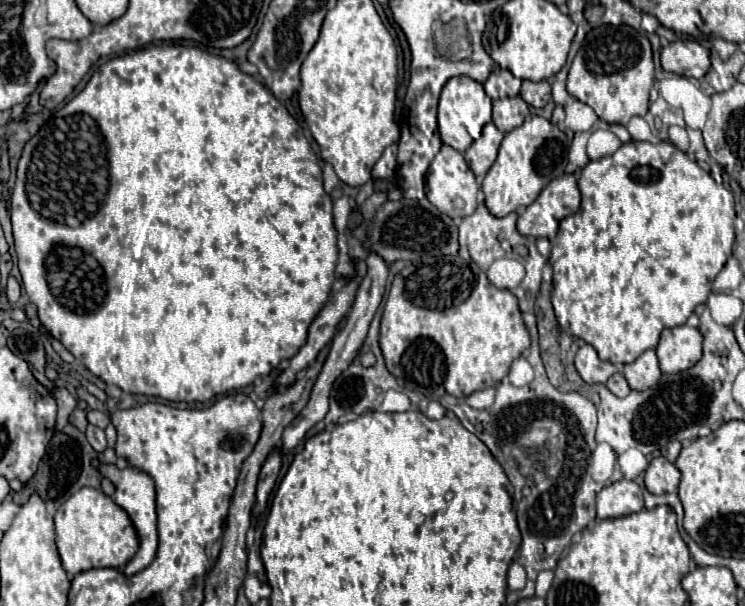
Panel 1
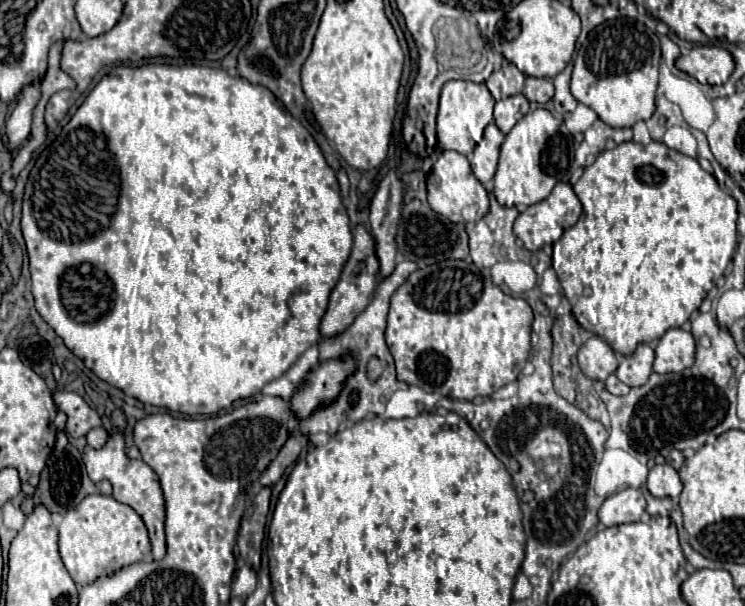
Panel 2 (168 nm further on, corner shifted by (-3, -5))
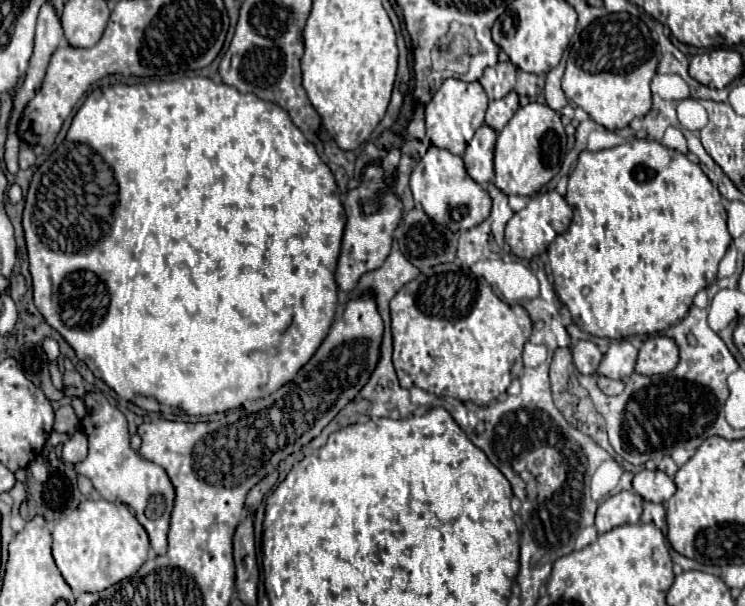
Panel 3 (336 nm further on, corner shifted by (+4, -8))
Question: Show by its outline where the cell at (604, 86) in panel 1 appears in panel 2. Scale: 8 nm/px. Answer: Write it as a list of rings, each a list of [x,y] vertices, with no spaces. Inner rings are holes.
[[[632,18],[608,20],[596,26],[580,46],[570,90],[572,96],[590,106],[604,124],[612,128],[630,128],[654,114],[658,66],[660,42],[656,32]]]

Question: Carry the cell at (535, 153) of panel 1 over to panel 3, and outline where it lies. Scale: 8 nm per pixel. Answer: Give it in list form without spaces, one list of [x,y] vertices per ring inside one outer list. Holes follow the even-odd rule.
[[[531,101],[525,107],[519,107],[517,113],[513,115],[513,119],[501,129],[501,133],[497,137],[497,145],[495,145],[495,185],[501,191],[505,191],[507,195],[511,195],[511,193],[523,195],[523,197],[535,195],[541,187],[545,187],[559,173],[565,139],[567,139],[567,135],[565,135],[565,127],[561,123],[561,117],[549,105]]]

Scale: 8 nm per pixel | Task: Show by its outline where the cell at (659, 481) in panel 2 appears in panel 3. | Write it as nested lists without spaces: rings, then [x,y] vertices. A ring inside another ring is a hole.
[[[643,469],[633,477],[633,491],[651,503],[665,503],[675,493],[675,483],[663,471]]]

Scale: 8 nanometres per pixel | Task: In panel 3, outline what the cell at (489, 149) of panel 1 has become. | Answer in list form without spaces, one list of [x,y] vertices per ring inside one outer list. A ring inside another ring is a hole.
[[[481,125],[475,131],[473,139],[467,143],[467,149],[463,155],[467,173],[471,175],[471,179],[475,179],[481,185],[493,181],[493,177],[495,177],[495,173],[493,173],[495,139],[497,139],[497,133],[489,125]]]

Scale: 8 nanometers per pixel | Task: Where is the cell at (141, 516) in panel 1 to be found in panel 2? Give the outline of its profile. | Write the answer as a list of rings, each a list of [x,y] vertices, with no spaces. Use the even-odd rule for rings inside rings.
[[[120,410],[112,412],[112,434],[106,442],[104,448],[94,450],[90,446],[84,448],[84,464],[88,470],[88,476],[92,482],[100,482],[100,480],[110,480],[112,484],[112,496],[122,502],[128,504],[130,508],[134,508],[138,512],[138,516],[144,520],[148,534],[150,534],[150,544],[152,544],[152,558],[154,560],[162,560],[166,554],[166,542],[164,542],[164,498],[162,498],[162,490],[160,490],[160,482],[156,472],[144,464],[142,460],[130,460],[124,452],[124,418]]]

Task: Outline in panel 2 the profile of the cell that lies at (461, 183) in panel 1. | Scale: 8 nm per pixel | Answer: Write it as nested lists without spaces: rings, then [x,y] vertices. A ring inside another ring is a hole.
[[[454,150],[440,152],[438,160],[432,164],[432,170],[426,176],[426,190],[428,190],[428,204],[434,212],[448,216],[452,222],[476,222],[484,212],[488,212],[488,192],[476,180],[470,170],[466,156]]]

